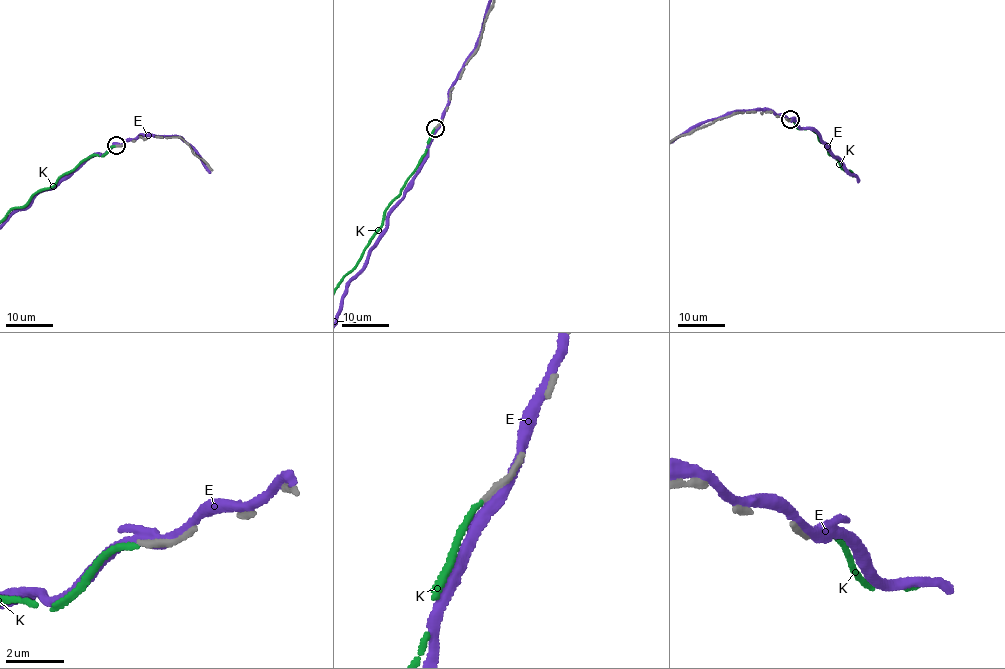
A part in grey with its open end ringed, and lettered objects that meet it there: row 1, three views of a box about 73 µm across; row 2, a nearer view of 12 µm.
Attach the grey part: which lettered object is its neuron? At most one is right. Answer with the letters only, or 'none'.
none

